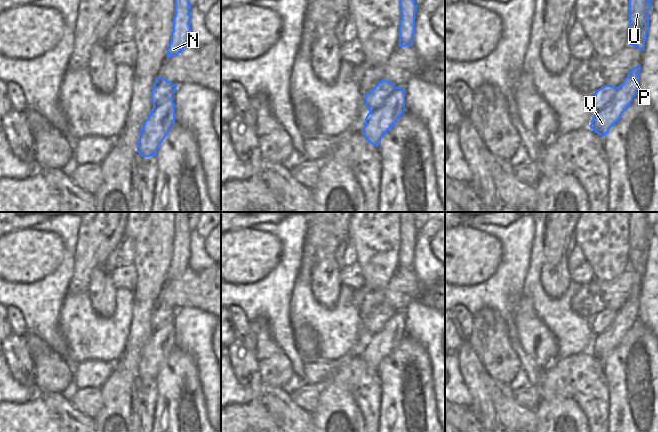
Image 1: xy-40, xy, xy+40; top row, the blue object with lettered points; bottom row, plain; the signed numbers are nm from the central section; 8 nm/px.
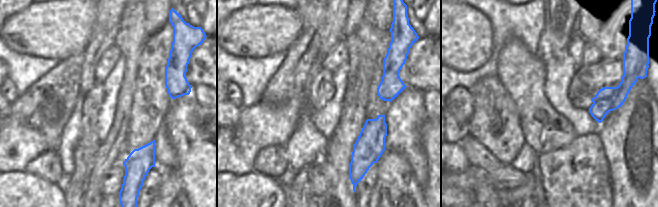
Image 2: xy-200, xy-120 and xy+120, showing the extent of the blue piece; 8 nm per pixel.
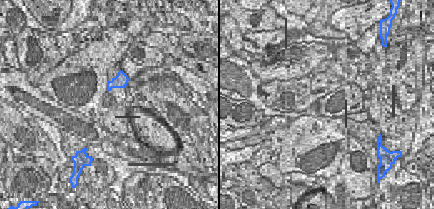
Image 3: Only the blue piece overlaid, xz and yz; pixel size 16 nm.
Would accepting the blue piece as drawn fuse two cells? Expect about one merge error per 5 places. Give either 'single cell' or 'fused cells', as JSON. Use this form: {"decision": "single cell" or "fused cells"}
{"decision": "fused cells"}

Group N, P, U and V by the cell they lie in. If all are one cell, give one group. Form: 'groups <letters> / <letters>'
groups N U / P V

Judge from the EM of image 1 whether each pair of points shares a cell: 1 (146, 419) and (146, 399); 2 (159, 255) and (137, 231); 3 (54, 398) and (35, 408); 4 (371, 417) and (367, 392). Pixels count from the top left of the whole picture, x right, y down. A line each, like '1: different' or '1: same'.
1: same
2: same
3: different
4: same

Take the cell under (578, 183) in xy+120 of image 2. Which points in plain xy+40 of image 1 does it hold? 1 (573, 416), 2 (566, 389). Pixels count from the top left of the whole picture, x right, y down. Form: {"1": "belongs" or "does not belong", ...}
{"1": "does not belong", "2": "belongs"}

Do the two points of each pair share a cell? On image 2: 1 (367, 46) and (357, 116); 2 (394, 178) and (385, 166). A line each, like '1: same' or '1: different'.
1: same
2: same

